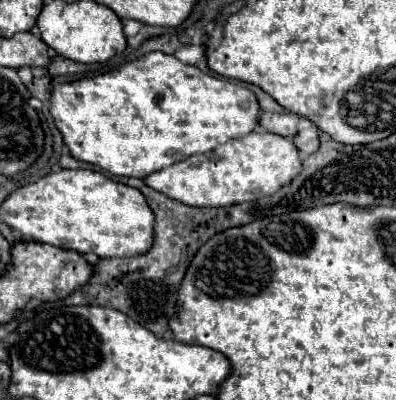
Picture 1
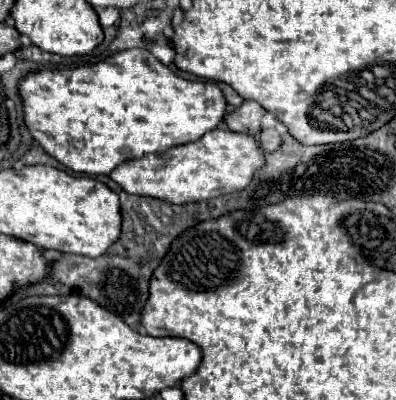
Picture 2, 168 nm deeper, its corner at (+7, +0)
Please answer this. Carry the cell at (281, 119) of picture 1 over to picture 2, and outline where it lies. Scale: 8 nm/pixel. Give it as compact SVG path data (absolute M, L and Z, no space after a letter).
M244 102L240 108L228 112L226 116L226 124L230 130L234 132L242 132L242 134L248 134L248 136L260 136L260 130L262 130L262 116L268 114L260 104L256 102Z

